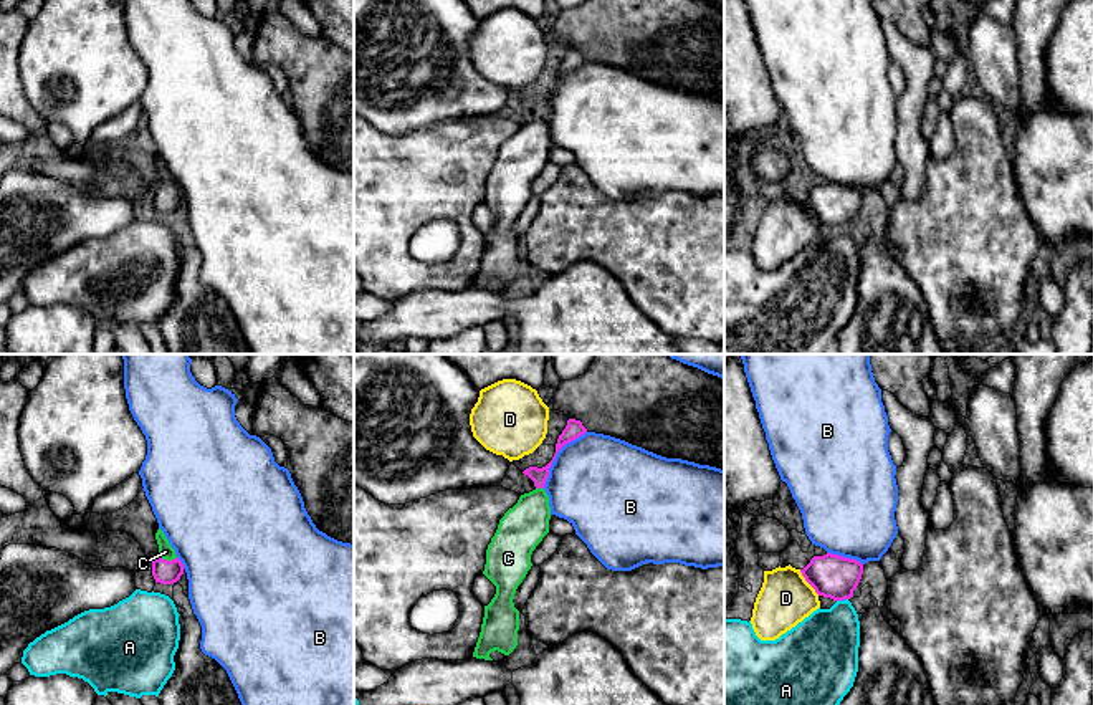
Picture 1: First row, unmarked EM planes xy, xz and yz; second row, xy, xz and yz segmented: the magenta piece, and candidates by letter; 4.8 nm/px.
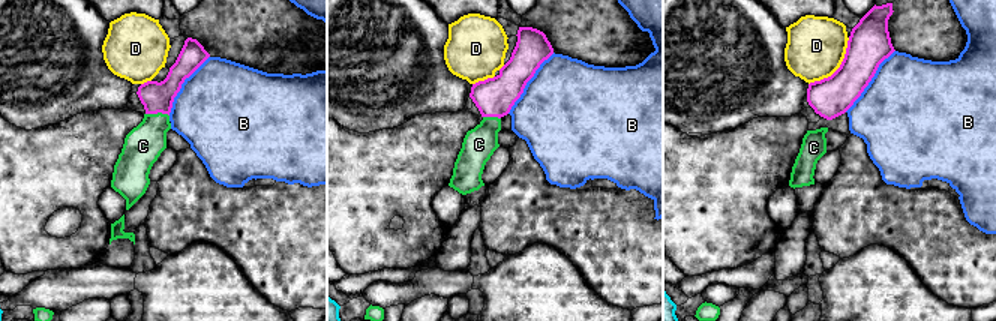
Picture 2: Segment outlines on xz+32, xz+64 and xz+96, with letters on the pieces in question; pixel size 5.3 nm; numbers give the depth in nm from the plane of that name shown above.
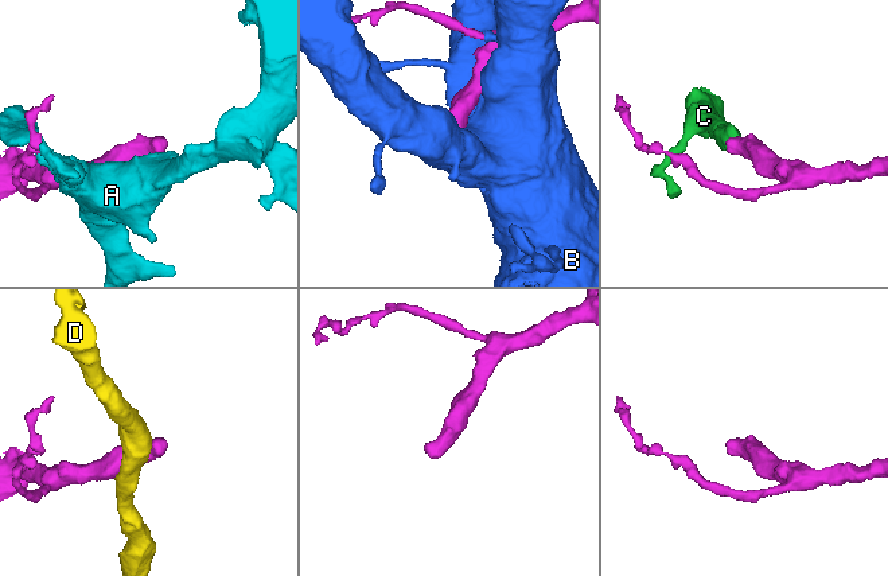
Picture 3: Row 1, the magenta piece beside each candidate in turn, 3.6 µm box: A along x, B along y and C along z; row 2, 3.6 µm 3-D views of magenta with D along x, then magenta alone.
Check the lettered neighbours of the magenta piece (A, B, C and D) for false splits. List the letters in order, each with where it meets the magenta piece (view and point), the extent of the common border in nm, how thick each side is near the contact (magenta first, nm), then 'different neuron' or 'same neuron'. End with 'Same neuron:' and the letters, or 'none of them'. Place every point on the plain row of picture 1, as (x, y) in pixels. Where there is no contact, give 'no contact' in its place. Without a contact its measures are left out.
A: meets magenta in yz at (842, 229); contact 60 nm long; 220 nm thick on the magenta side, 340 nm on the other; different neuron
B: meets magenta in xz at (556, 83); contact 360 nm long; 90 nm thick on the magenta side, 460 nm on the other; different neuron
C: meets magenta in xy at (166, 189); contact 100 nm long; 120 nm thick on the magenta side, 80 nm on the other; same neuron
D: meets magenta in yz at (807, 211); contact 160 nm long; 220 nm thick on the magenta side, 260 nm on the other; different neuron
Same neuron: C

